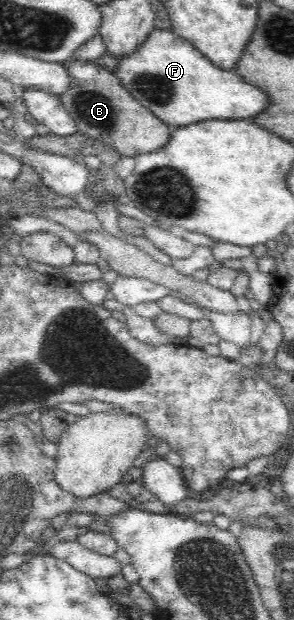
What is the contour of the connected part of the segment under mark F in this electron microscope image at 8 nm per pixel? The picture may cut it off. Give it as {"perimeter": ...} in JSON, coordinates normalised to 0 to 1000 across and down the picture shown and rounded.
{"perimeter":[[[524,45],[456,85],[398,95],[384,116],[415,139],[582,206],[735,190],[840,194],[918,168],[898,147],[714,100],[582,45]]]}

